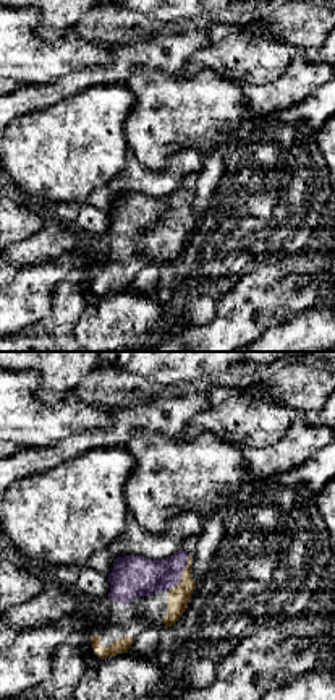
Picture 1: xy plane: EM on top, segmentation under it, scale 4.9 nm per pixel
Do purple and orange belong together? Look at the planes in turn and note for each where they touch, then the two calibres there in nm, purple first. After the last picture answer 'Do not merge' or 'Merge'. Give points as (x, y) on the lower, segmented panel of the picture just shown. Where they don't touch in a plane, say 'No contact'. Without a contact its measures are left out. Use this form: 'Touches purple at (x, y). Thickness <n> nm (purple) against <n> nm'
Touches purple at (180, 574). Thickness 220 nm (purple) against 110 nm

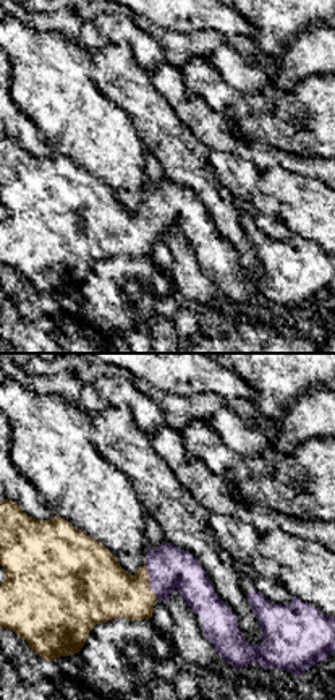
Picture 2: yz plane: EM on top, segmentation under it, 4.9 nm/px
Touches purple at (149, 579). Thickness 220 nm (purple) against 300 nm

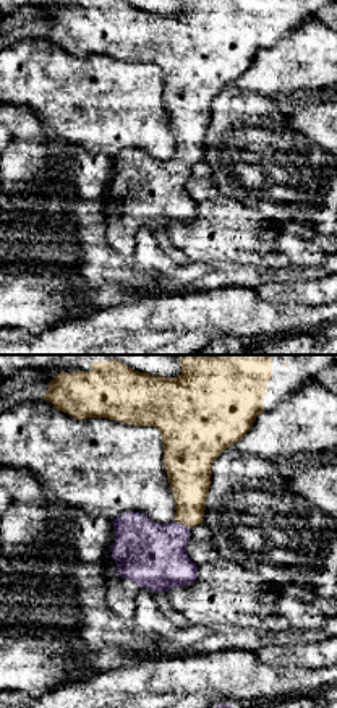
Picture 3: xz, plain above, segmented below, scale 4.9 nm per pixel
Touches purple at (182, 524). Thickness 320 nm (purple) against 200 nm

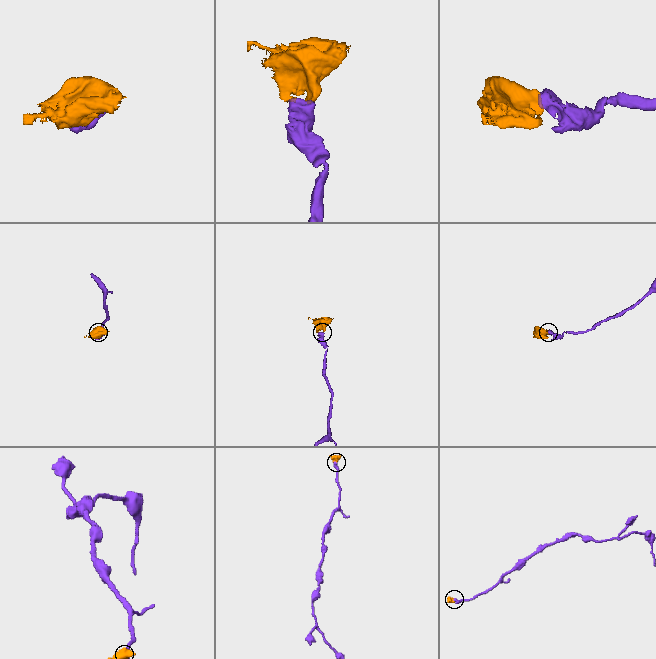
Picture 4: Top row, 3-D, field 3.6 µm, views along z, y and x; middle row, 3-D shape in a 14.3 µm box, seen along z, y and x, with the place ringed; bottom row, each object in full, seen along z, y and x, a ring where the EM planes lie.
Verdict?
Merge

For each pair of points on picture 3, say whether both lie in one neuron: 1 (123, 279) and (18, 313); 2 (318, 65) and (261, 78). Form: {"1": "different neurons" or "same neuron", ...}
{"1": "different neurons", "2": "same neuron"}

